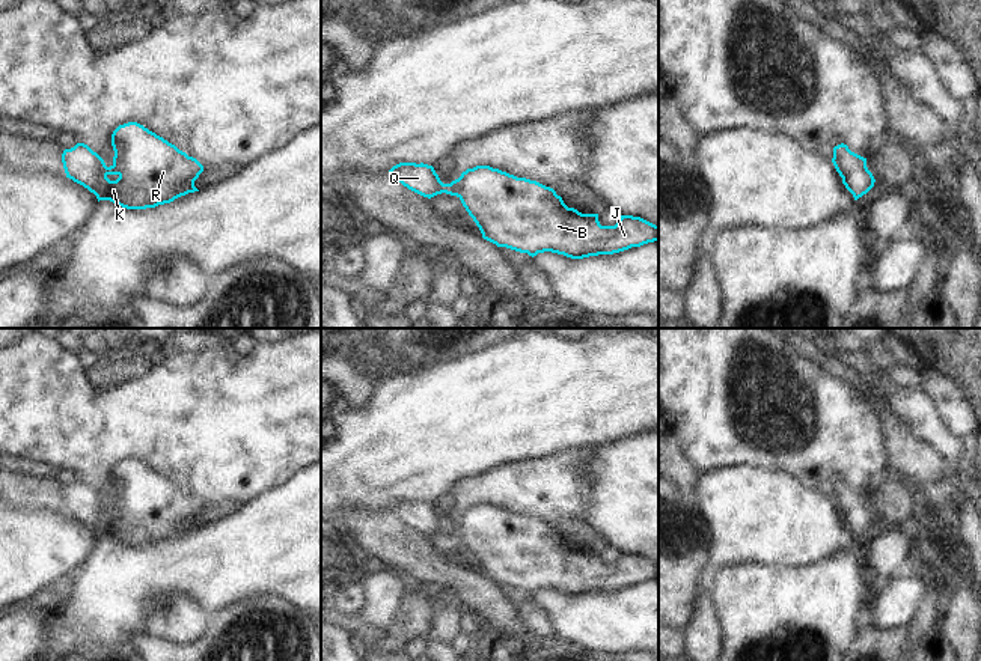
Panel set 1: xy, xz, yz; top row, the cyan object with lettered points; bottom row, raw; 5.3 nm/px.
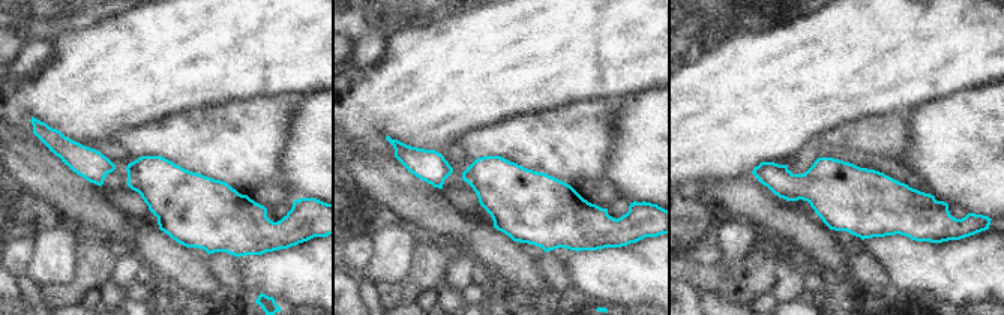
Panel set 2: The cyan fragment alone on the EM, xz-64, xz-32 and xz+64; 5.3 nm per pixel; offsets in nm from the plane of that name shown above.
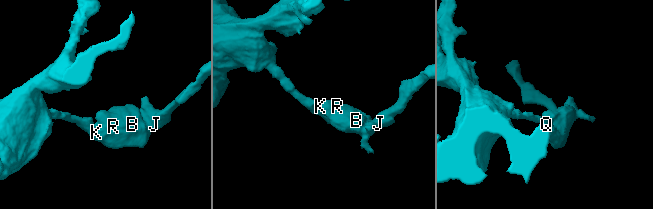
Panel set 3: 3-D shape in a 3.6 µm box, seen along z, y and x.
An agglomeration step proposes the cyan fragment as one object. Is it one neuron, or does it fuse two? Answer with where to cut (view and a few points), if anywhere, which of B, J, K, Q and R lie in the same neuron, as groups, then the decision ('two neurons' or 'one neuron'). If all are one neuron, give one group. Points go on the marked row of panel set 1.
cut none; groups B J K Q R; one neuron

